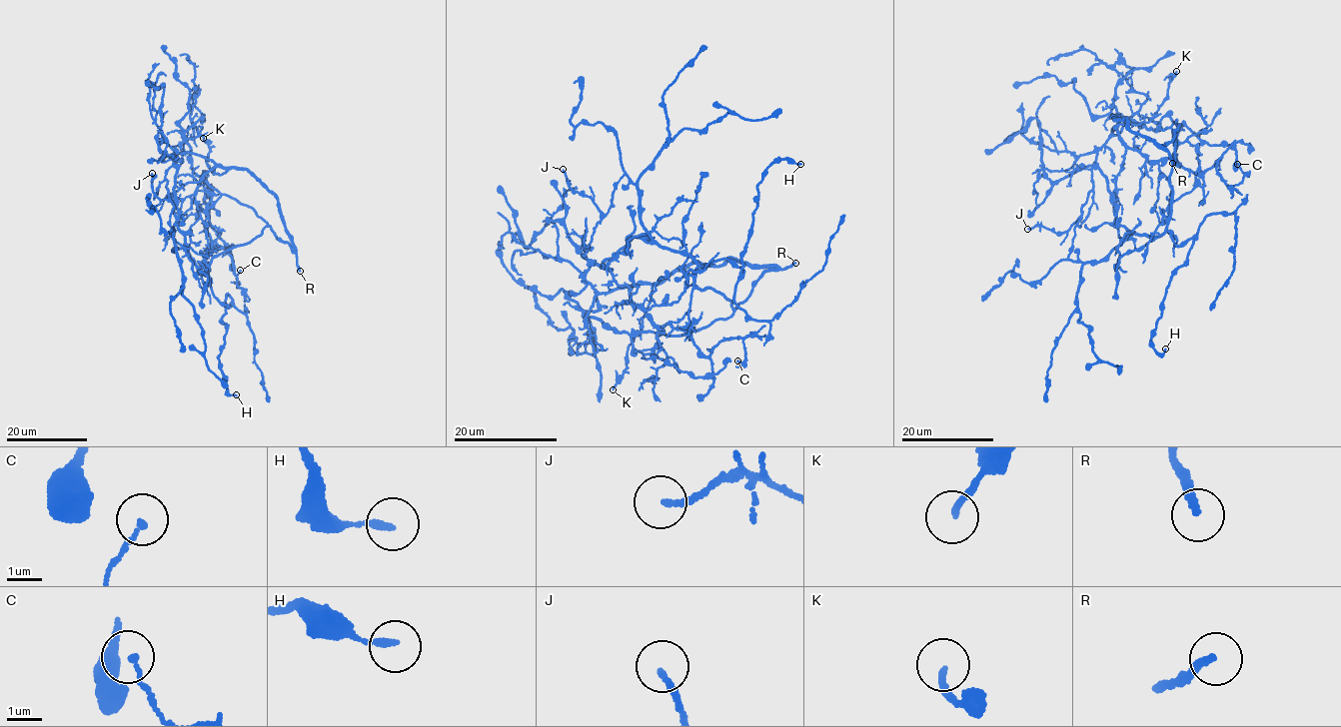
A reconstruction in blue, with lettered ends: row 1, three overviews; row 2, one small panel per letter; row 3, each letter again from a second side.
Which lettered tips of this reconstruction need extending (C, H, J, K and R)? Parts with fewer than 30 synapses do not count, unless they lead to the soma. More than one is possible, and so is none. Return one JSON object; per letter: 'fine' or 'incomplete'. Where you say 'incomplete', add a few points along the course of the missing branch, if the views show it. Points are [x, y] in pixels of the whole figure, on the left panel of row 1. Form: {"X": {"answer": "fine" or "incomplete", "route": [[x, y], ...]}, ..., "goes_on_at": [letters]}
{"C": {"answer": "fine"}, "H": {"answer": "fine"}, "J": {"answer": "fine"}, "K": {"answer": "fine"}, "R": {"answer": "incomplete", "route": [[300, 271], [310, 296], [340, 324], [352, 332], [381, 395], [388, 433]]}, "goes_on_at": ["R"]}

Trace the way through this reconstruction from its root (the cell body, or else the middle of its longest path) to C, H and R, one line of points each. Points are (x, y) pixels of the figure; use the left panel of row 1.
C: (206, 234), (199, 206), (207, 215), (212, 245), (227, 250), (232, 258), (237, 287), (240, 270)
H: (206, 234), (211, 289), (220, 303), (229, 307), (222, 318), (227, 328), (219, 367), (229, 393), (236, 394)
R: (206, 234), (208, 265), (234, 246), (247, 244), (269, 226), (275, 237), (289, 244), (296, 254), (300, 271)

